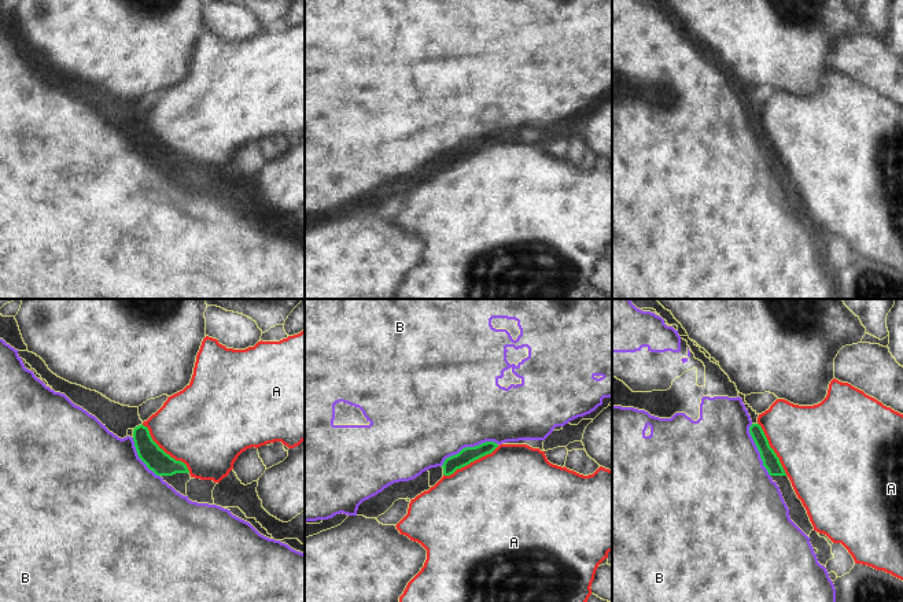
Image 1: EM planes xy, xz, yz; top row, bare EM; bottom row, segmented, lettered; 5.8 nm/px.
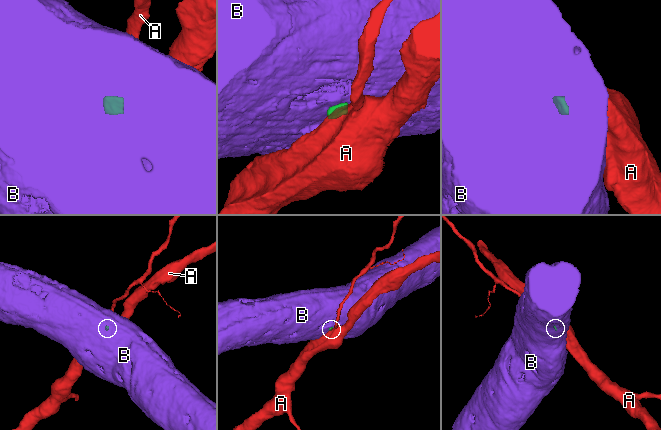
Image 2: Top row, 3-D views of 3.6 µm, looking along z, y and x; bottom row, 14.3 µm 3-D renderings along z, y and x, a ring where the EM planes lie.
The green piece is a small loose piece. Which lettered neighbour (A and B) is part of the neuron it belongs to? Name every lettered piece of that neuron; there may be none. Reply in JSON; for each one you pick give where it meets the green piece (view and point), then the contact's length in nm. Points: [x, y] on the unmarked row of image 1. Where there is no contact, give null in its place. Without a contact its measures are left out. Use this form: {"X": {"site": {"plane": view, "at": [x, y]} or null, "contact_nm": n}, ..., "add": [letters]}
{"B": {"site": {"plane": "xz", "at": [468, 140]}, "contact_nm": 360}, "add": ["B"]}

